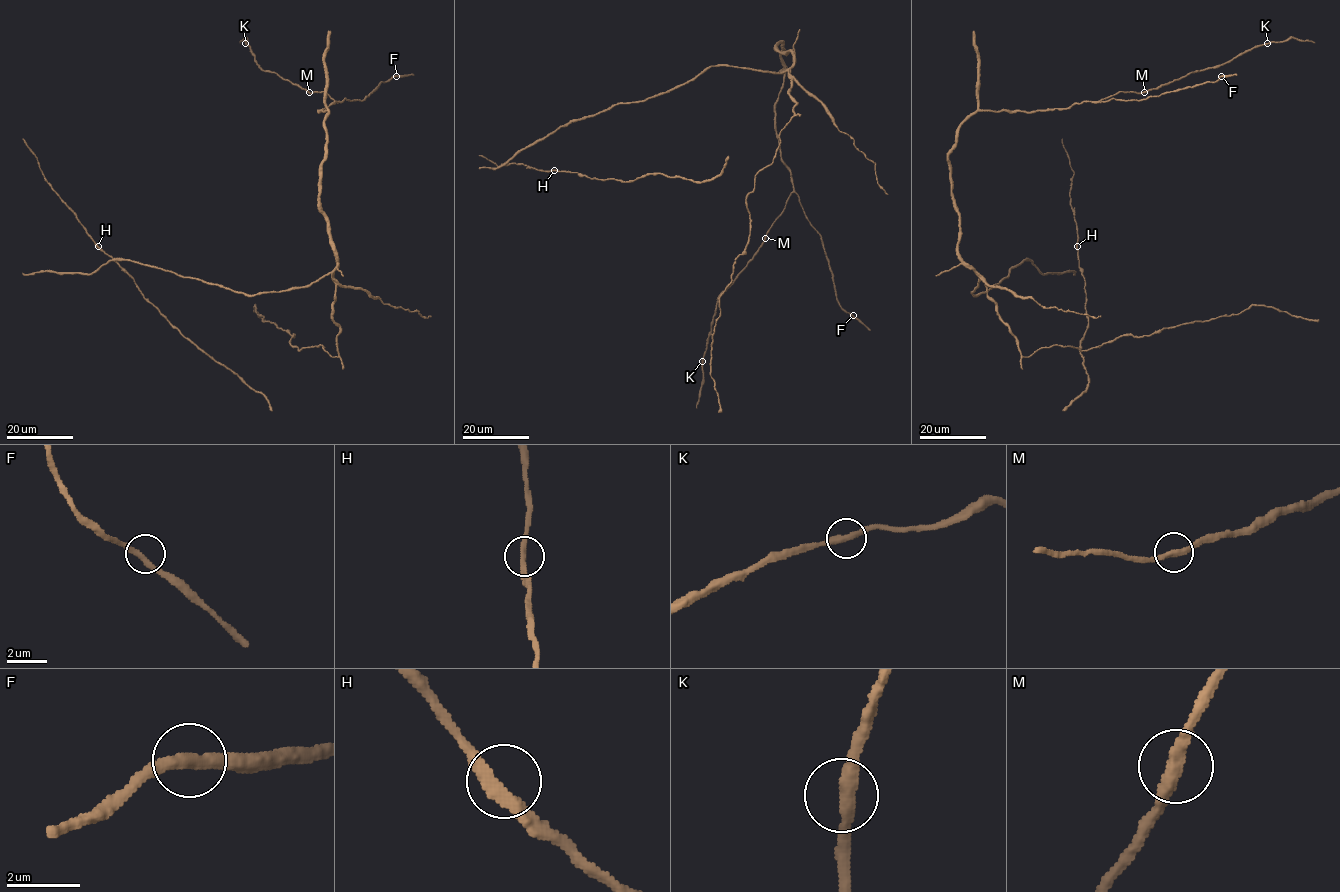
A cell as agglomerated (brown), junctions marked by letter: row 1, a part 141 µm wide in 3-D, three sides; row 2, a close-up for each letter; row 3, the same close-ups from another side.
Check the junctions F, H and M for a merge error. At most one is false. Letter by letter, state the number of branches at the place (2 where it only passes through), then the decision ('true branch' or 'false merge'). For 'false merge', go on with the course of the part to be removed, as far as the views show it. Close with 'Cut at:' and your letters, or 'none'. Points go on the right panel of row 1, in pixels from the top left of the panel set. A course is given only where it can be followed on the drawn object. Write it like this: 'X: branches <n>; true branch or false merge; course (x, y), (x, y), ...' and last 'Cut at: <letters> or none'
F: branches 2; true branch
H: branches 2; true branch
M: branches 2; true branch
Cut at: none

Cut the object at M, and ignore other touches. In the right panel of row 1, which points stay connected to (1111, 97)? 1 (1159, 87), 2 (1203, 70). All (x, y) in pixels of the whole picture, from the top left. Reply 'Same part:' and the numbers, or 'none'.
Same part: none

